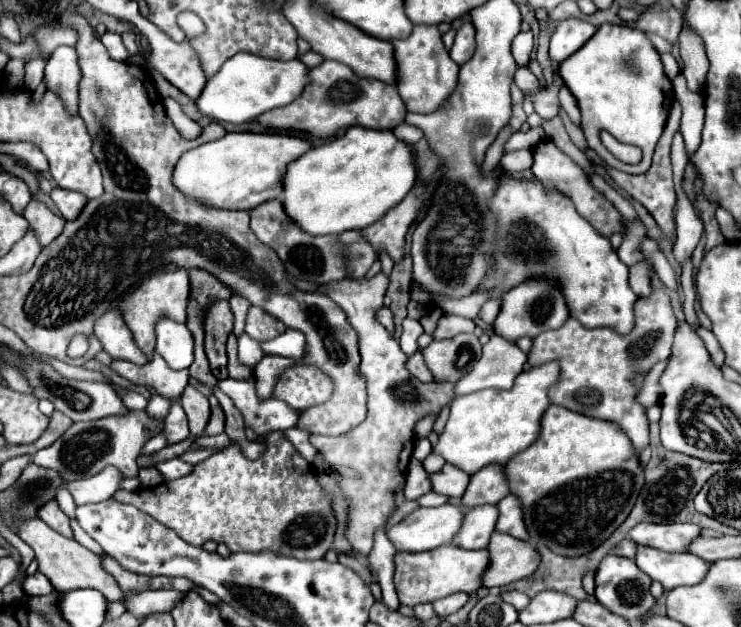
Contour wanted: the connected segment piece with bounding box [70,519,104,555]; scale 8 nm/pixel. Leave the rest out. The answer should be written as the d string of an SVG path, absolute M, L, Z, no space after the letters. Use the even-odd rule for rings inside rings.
M72 519L70 525L72 525L72 531L74 531L74 539L76 539L80 545L88 547L88 549L90 549L92 553L96 553L96 555L104 555L104 553L102 553L102 547L80 527L80 523L78 523L76 519Z

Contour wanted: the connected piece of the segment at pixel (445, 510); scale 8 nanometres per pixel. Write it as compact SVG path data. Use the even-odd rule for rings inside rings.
M446 503L434 509L418 507L400 523L388 527L386 535L394 543L396 551L430 551L440 545L452 543L452 537L462 525L462 519L464 513L456 505Z

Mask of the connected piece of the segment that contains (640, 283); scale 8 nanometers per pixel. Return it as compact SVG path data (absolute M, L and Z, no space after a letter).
M644 265L630 269L630 287L640 299L644 299L652 293L650 279L648 279L648 269L644 269Z

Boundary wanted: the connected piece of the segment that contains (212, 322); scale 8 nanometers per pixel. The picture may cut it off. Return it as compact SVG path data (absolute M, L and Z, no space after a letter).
M216 301L208 307L204 329L206 329L206 341L204 349L210 361L210 369L216 379L226 379L226 339L232 331L232 311L228 301Z

